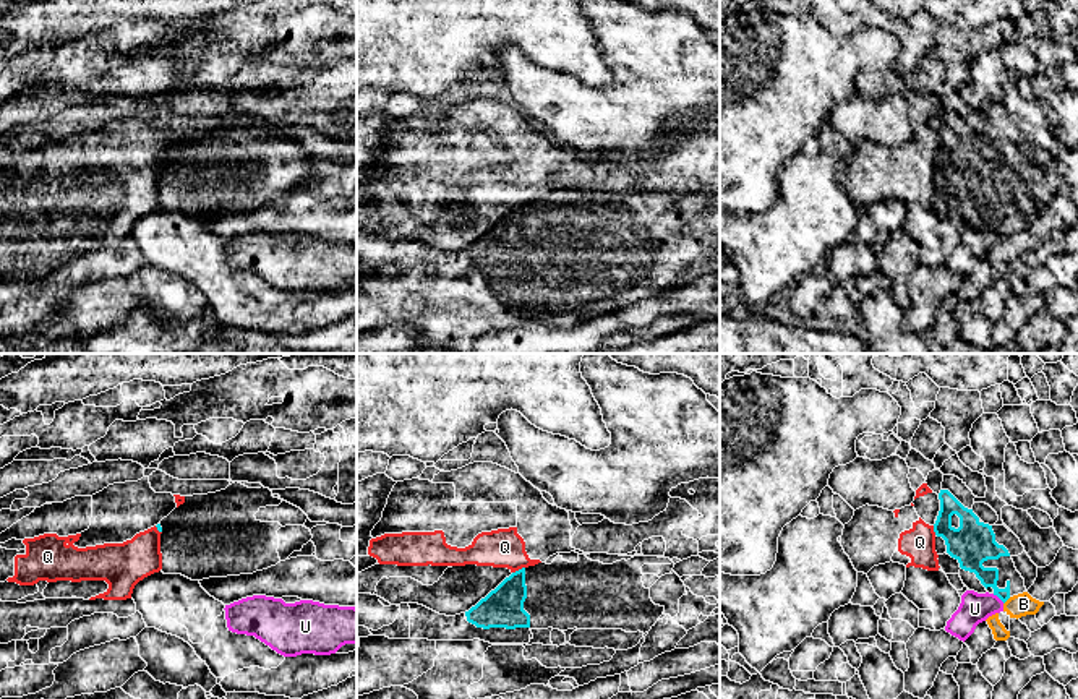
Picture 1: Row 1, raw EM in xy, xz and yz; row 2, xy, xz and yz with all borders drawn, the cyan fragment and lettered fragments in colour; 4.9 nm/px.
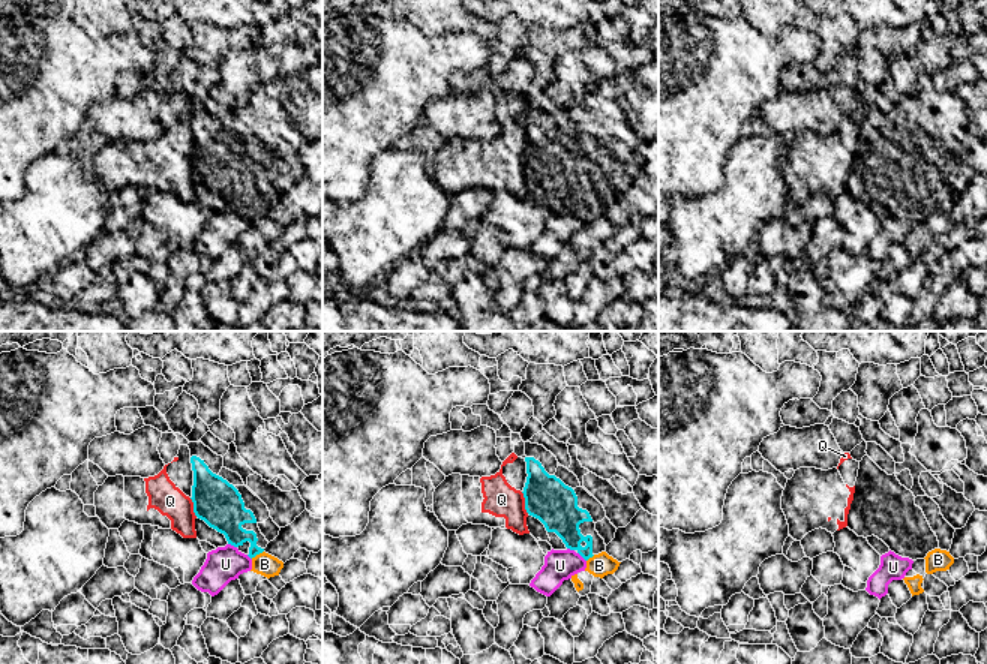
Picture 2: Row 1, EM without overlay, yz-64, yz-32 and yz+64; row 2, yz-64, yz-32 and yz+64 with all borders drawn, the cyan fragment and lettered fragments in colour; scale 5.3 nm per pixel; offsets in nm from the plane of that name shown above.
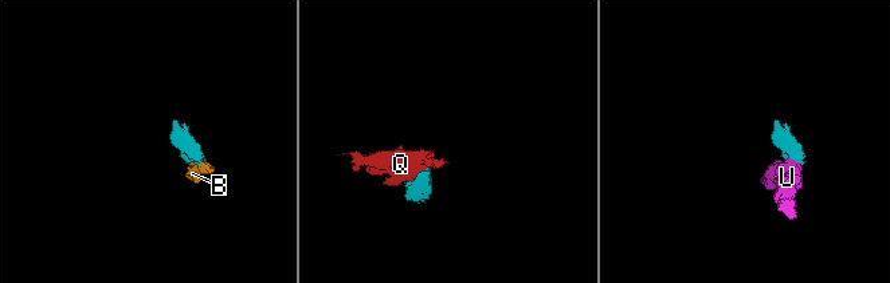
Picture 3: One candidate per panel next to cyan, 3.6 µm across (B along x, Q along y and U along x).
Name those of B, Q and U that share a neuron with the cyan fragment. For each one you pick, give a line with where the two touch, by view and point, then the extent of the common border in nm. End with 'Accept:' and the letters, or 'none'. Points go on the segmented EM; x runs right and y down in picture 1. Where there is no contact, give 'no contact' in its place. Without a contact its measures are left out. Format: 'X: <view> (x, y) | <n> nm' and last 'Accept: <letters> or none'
Accept: none

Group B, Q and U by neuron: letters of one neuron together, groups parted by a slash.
B / Q / U

